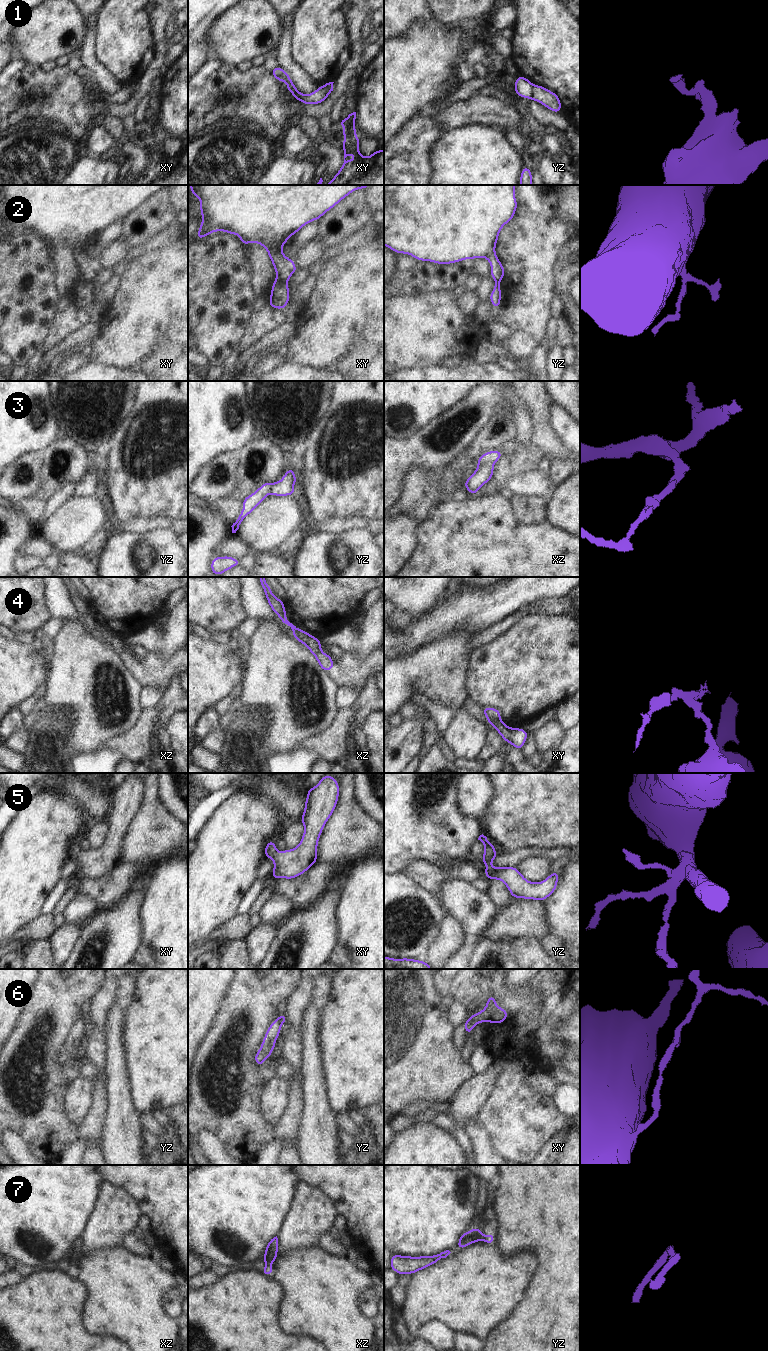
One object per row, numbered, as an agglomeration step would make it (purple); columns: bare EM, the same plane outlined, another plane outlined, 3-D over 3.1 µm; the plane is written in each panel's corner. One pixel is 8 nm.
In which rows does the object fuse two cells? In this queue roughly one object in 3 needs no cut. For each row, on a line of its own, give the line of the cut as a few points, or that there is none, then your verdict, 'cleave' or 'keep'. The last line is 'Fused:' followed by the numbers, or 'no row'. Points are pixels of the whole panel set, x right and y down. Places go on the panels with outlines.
1: cut xy (320, 85), (326, 87), (328, 94); cleave
2: cut xy (276, 279), (286, 282); cleave
3: cut xz (478, 464), (490, 464), (492, 466); cleave
4: cut xy (499, 719), (495, 719), (490, 724); cleave
5: cut none; keep
6: cut xy (469, 1018), (475, 1024); cleave
7: cut xz (265, 1265), (268, 1267); cleave
Fused: 1, 2, 3, 4, 6, 7

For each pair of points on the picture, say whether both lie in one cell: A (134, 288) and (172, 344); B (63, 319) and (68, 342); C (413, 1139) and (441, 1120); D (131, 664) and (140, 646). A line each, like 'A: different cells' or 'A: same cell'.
A: different cells
B: different cells
C: different cells
D: different cells

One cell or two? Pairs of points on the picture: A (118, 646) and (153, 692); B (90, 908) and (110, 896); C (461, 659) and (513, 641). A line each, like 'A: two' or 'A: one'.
A: two
B: two
C: two

